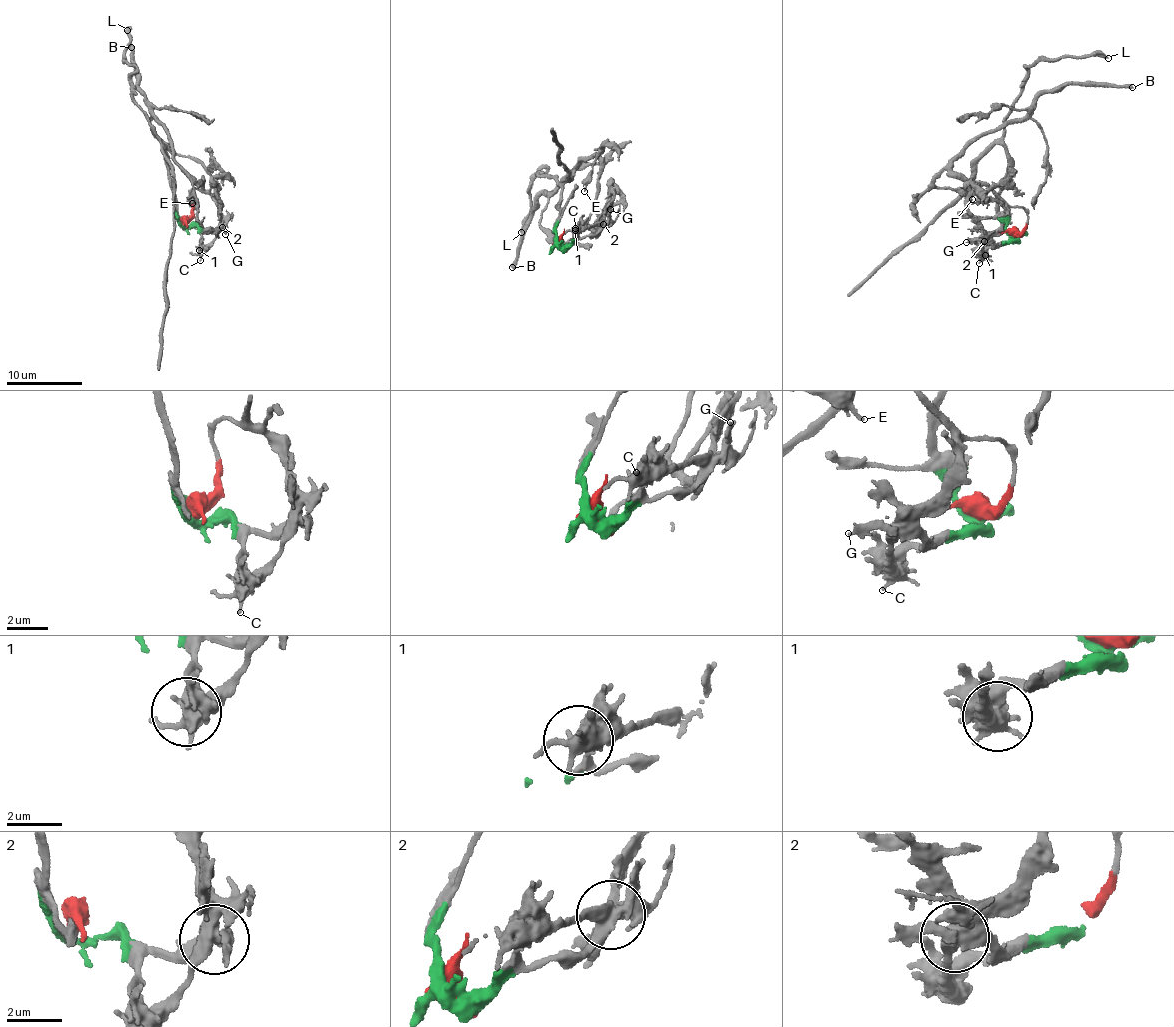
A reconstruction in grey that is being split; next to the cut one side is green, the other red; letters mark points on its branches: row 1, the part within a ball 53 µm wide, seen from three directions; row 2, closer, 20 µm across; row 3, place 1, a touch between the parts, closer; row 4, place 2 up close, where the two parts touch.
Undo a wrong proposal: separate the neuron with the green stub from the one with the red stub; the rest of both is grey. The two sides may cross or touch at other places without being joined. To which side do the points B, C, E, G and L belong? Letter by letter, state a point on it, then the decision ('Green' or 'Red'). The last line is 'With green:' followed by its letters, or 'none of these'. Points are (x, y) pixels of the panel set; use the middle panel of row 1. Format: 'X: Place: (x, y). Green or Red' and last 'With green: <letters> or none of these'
B: Place: (512, 267). Red
C: Place: (575, 228). Green
E: Place: (584, 191). Red
G: Place: (610, 209). Green
L: Place: (521, 232). Green
With green: C, G, L

